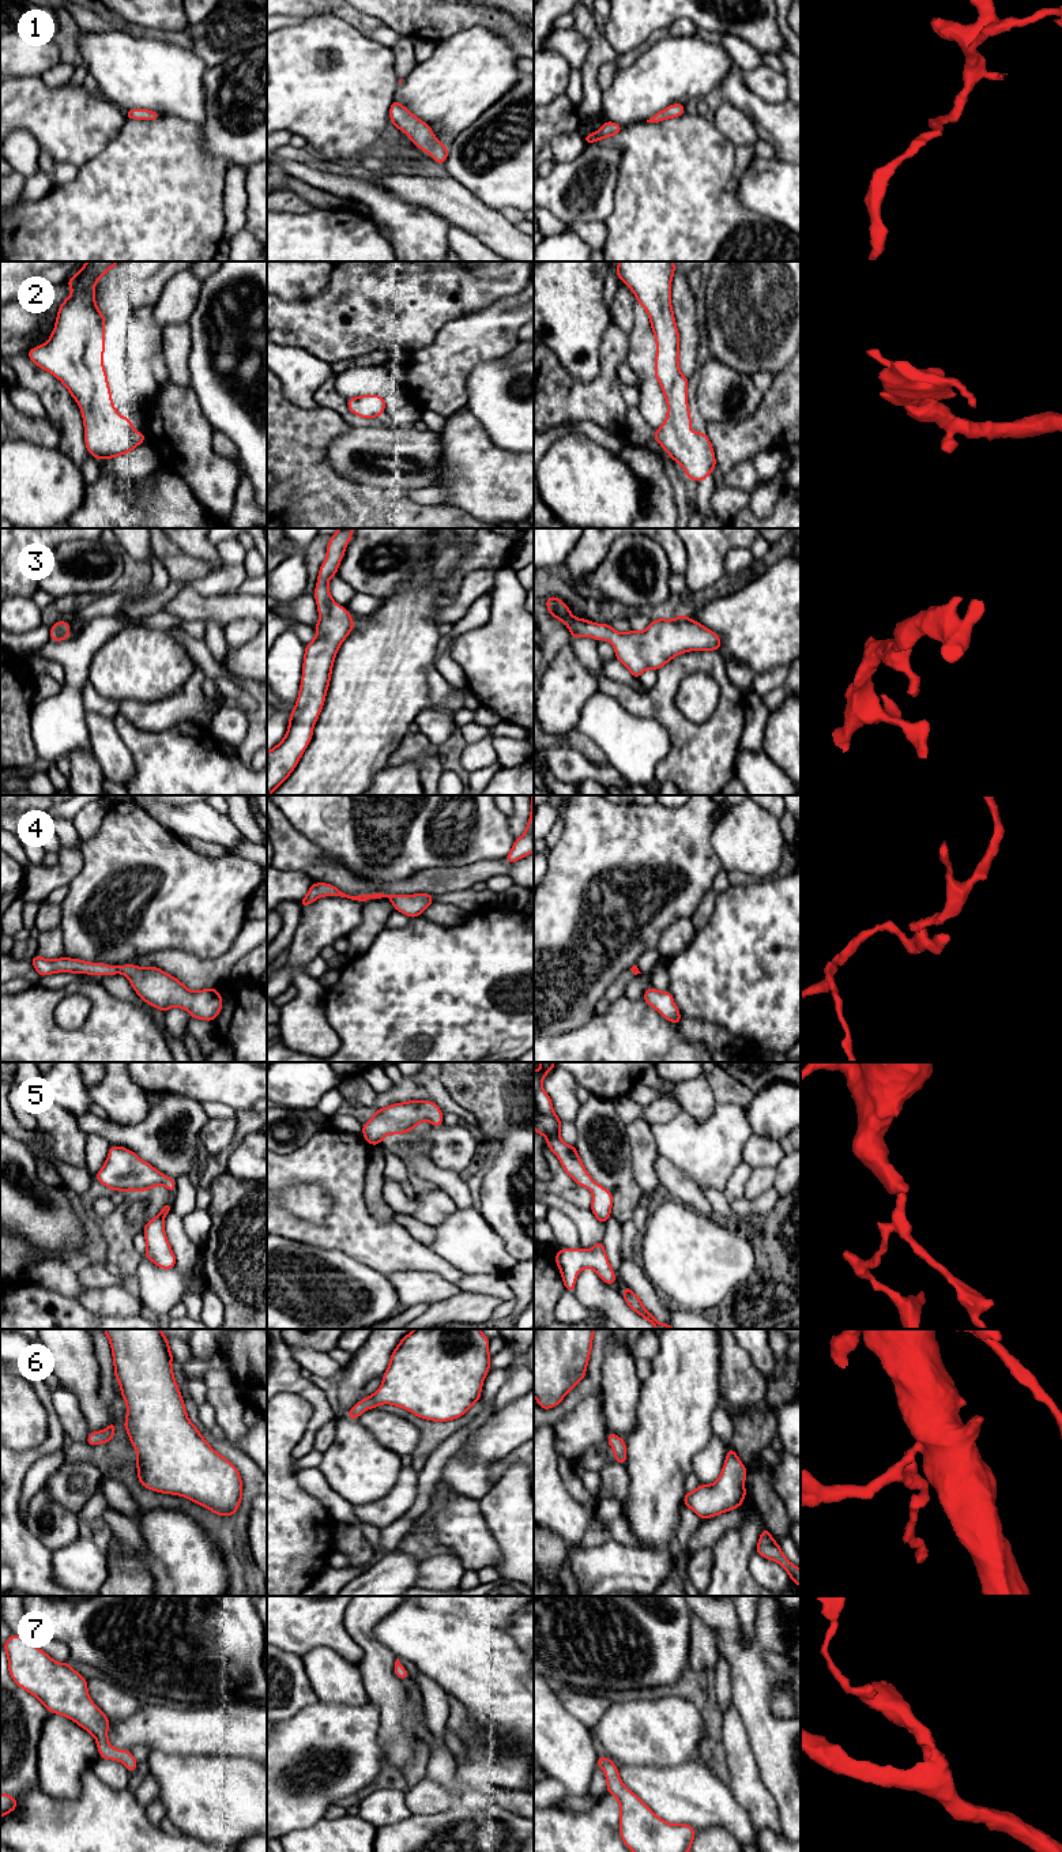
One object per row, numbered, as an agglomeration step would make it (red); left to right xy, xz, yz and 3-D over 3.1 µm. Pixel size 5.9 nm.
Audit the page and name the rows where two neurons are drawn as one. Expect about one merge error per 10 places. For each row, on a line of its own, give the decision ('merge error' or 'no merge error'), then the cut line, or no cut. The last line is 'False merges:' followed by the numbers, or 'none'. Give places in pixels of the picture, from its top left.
1: no merge error | no cut
2: no merge error | no cut
3: no merge error | no cut
4: no merge error | no cut
5: no merge error | no cut
6: no merge error | no cut
7: no merge error | no cut
False merges: none

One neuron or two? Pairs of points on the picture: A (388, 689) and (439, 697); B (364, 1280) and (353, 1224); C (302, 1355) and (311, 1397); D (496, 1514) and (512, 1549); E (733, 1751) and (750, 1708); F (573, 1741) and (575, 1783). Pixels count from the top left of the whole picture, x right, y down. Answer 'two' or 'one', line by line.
A: two
B: two
C: two
D: one
E: two
F: one

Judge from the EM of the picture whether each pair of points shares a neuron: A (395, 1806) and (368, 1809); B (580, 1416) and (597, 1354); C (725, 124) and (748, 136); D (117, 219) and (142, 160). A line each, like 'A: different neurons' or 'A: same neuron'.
A: same neuron
B: different neurons
C: same neuron
D: same neuron

